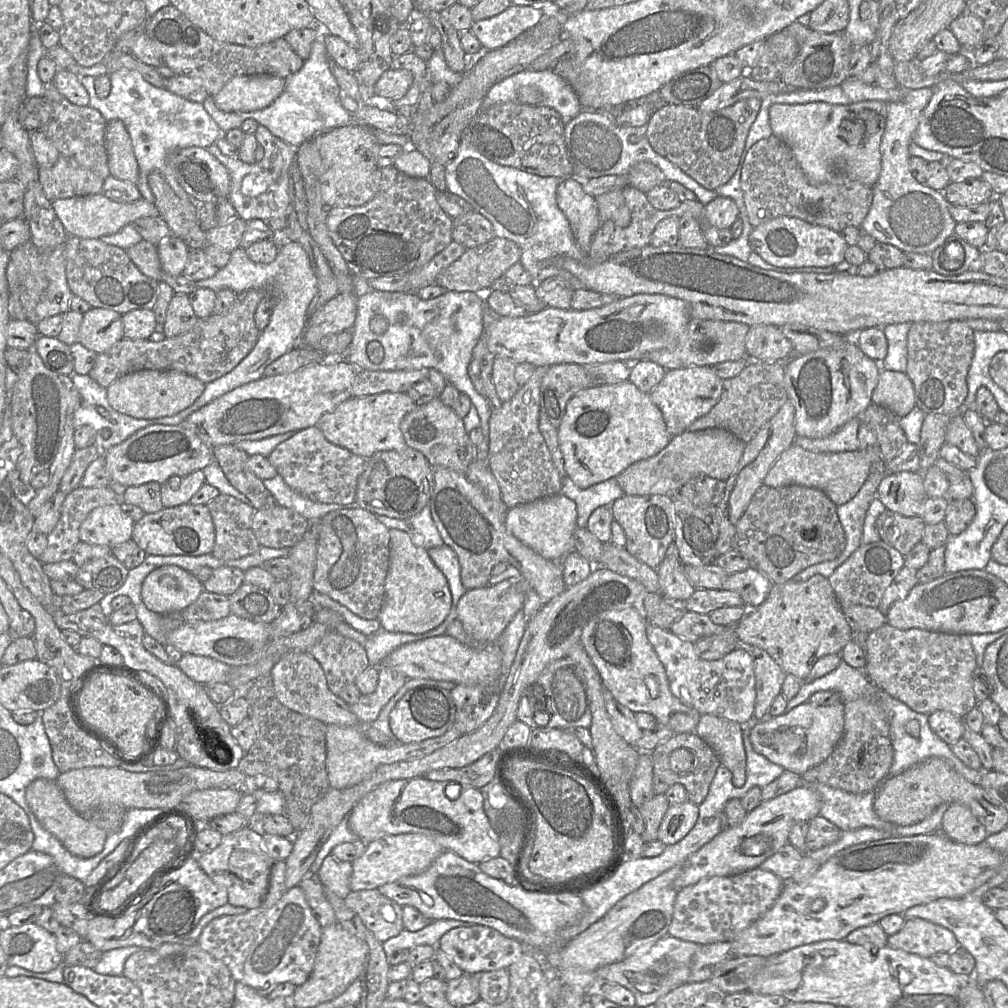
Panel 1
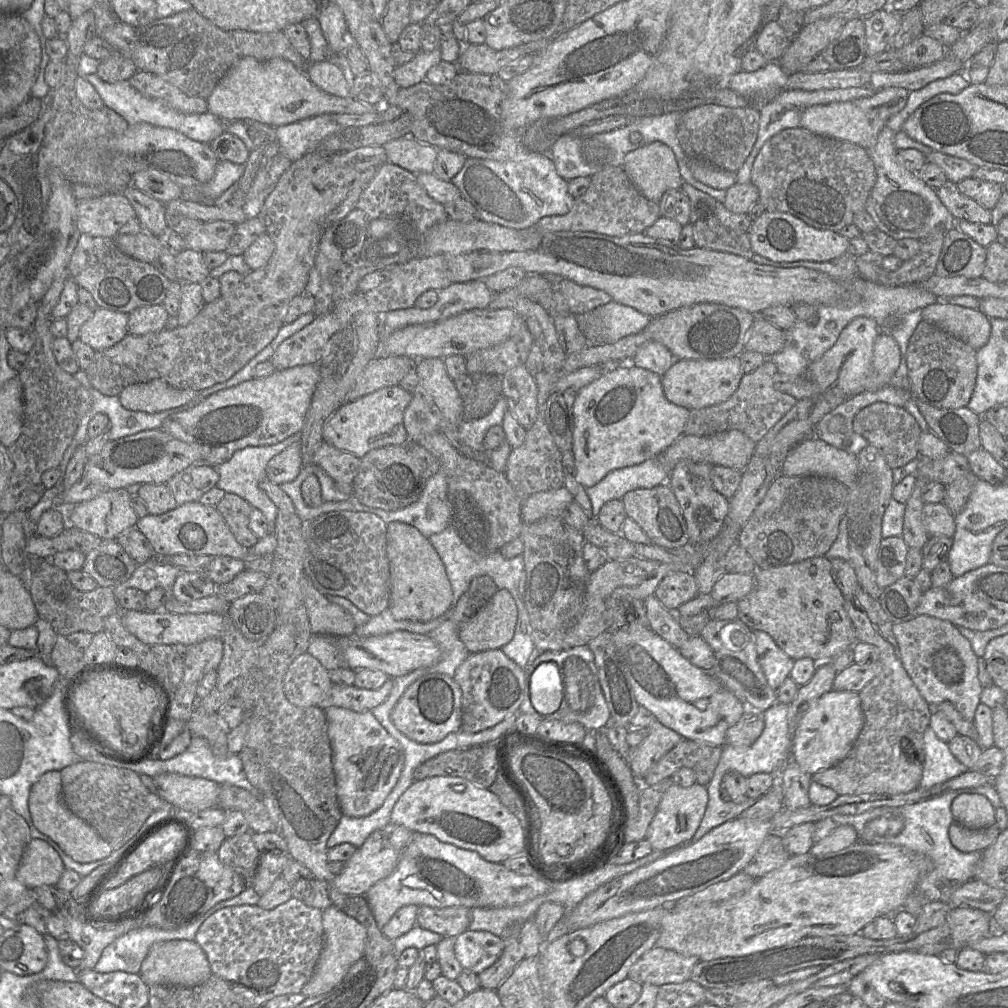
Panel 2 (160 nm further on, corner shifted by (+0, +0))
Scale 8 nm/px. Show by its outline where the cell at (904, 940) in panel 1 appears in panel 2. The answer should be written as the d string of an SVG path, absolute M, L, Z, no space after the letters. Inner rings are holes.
M971 907L952 908L948 914L949 941L955 950L973 940L990 937L992 915Z

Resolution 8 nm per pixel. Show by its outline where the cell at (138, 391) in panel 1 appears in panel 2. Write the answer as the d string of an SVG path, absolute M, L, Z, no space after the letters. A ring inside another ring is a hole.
M155 379L129 385L118 397L122 406L128 410L155 413L184 405L198 392L175 388L163 380Z

